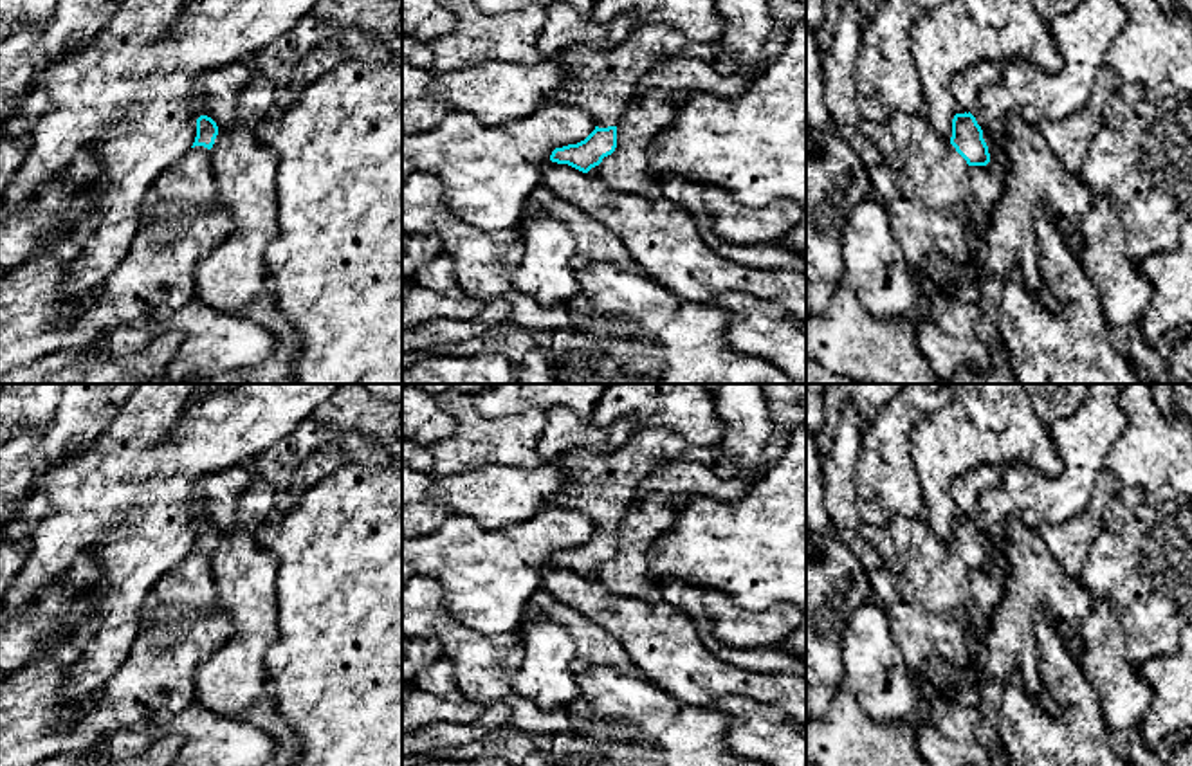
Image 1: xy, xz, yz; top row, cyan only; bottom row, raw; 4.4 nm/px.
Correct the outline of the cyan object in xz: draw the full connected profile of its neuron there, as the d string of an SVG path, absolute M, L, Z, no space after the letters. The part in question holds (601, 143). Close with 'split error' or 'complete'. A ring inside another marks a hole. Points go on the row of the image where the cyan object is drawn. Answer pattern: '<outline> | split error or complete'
M640 23L626 41L610 50L575 45L557 54L570 81L554 101L586 110L595 130L581 142L555 148L552 162L568 164L599 177L599 164L617 148L617 123L637 97L638 81L653 67L678 58L700 59L718 74L738 68L734 56L718 45L700 45L687 34L662 23Z | split error

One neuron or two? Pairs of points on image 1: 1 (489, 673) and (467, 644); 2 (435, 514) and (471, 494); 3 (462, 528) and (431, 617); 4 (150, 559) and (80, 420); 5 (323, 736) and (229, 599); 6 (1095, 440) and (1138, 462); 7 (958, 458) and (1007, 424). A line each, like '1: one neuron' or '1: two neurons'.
1: one neuron
2: two neurons
3: two neurons
4: two neurons
5: two neurons
6: two neurons
7: one neuron

